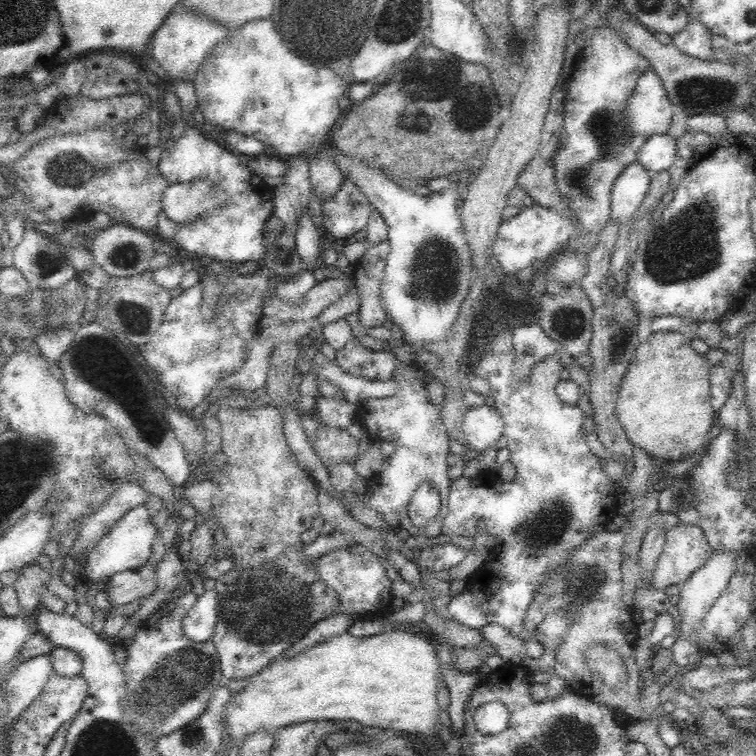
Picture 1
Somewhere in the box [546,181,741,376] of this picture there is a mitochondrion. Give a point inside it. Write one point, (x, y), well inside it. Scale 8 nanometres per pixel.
(685, 252)

